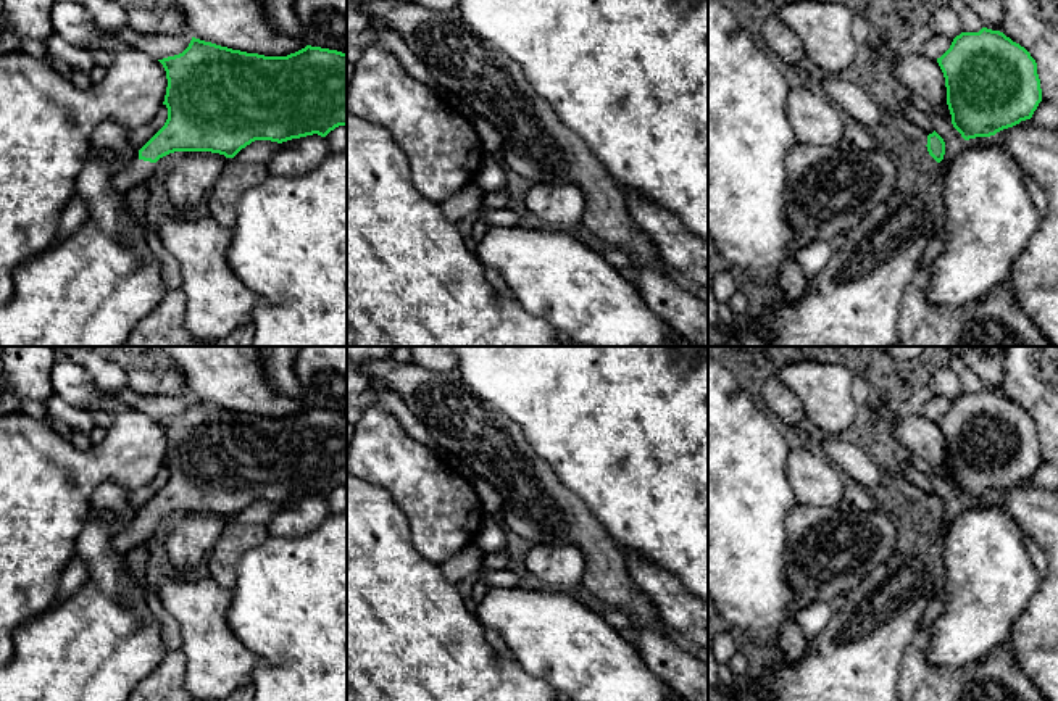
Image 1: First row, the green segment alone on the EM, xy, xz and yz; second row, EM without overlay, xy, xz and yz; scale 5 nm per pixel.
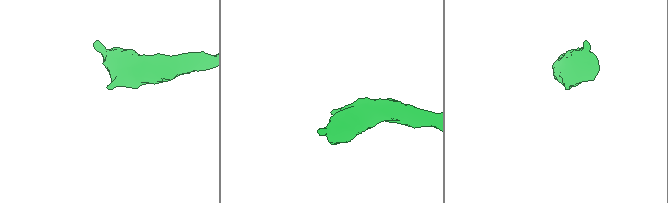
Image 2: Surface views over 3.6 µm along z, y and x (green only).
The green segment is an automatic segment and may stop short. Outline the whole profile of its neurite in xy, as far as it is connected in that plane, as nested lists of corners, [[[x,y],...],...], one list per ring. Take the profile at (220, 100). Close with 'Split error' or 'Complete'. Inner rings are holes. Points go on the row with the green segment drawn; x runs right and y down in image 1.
[[[192,37],[189,47],[174,56],[158,60],[168,79],[163,105],[168,108],[165,126],[139,150],[139,160],[113,176],[113,189],[124,195],[153,176],[156,161],[174,151],[211,151],[234,158],[255,140],[287,142],[318,134],[326,137],[347,126],[347,53],[311,47],[287,56],[264,56],[232,50]]]. Split error

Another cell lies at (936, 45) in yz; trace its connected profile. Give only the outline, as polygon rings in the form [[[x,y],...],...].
[[[932,34],[931,39],[921,48],[921,53],[932,60],[937,60],[950,48],[952,42],[953,39],[950,37]]]

